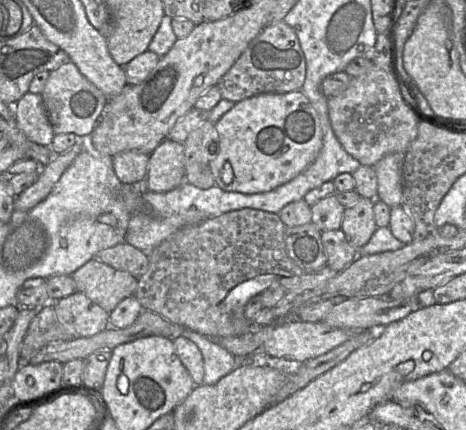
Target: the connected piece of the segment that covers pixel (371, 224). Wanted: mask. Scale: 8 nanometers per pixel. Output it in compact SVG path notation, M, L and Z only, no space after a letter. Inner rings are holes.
M360 197L355 206L346 208L344 211L341 230L345 233L348 241L357 249L367 244L377 229L374 201Z

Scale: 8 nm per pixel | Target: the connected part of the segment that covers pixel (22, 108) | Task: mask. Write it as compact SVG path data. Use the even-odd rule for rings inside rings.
M27 91L14 105L18 128L32 142L51 147L54 131L41 94Z

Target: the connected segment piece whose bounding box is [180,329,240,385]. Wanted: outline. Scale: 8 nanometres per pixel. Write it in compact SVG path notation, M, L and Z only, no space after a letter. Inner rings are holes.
M184 329L180 336L194 342L200 349L204 360L204 385L216 384L222 377L232 372L239 359L219 345L215 339L203 336L195 331Z

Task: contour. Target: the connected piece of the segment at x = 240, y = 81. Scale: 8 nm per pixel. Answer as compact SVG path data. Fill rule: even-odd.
M284 20L266 25L249 43L217 86L223 99L239 102L262 93L300 91L306 78L306 60L295 31Z

